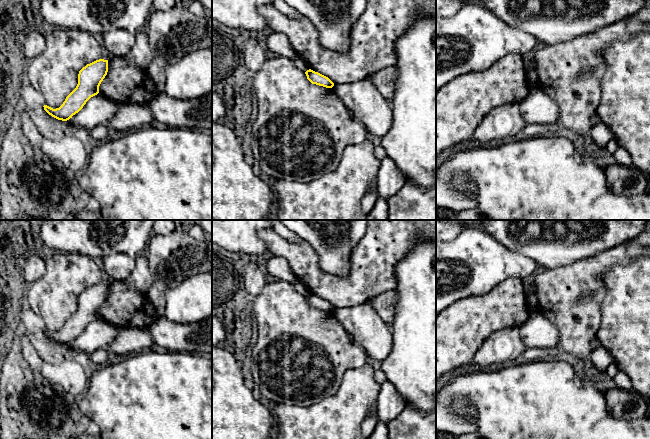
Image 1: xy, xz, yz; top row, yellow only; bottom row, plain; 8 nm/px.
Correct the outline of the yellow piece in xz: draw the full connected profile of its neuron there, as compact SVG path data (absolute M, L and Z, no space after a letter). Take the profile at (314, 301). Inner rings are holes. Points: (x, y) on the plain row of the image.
M311 293L305 296L307 303L312 307L326 312L332 312L334 307L326 300Z

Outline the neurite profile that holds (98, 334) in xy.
M97 318L91 321L83 332L67 346L75 352L91 355L99 349L105 349L115 338L119 327Z

